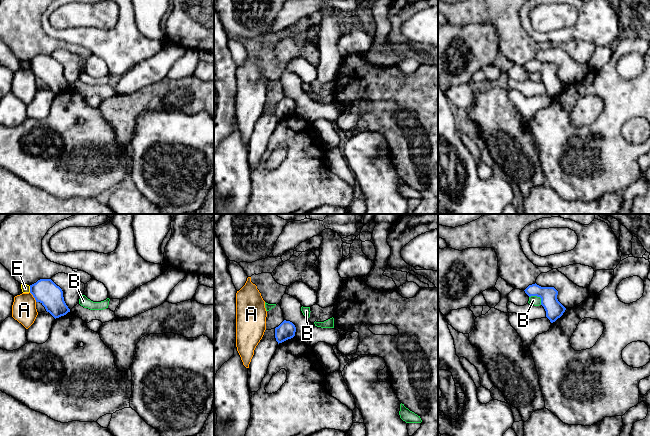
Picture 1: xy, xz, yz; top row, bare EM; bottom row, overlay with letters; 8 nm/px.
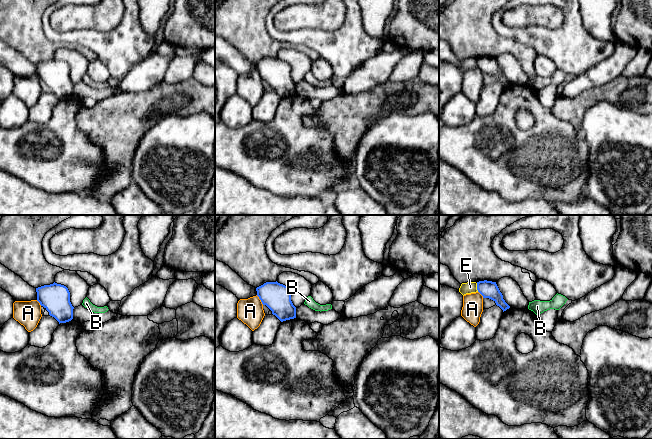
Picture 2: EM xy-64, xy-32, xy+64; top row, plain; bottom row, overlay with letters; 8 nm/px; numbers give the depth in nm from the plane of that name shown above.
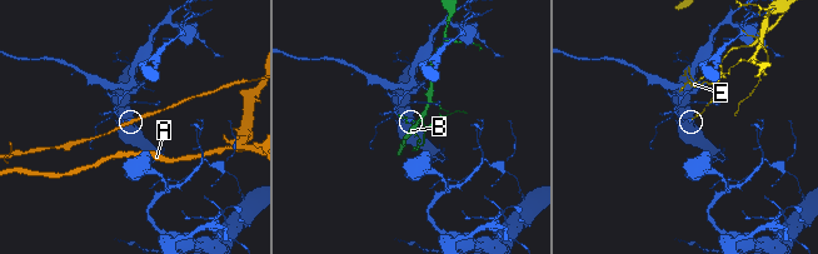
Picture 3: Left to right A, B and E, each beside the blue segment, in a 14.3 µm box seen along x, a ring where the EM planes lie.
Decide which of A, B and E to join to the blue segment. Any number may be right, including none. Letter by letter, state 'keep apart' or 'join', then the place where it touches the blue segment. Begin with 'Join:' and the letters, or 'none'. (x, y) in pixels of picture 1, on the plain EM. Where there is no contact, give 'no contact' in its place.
Join: none
A: keep apart | xy (33, 72)
B: keep apart | yz (538, 72)
E: keep apart | xy (30, 65)

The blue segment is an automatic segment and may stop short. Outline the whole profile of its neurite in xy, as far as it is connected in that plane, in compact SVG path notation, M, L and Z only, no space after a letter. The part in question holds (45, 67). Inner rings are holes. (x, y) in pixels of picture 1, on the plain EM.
M40 55L30 61L30 69L55 95L70 88L64 77L62 65L51 55Z

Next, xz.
M284 96L278 103L275 104L276 117L279 120L288 115L291 115L295 112L295 108L295 101L290 97Z

